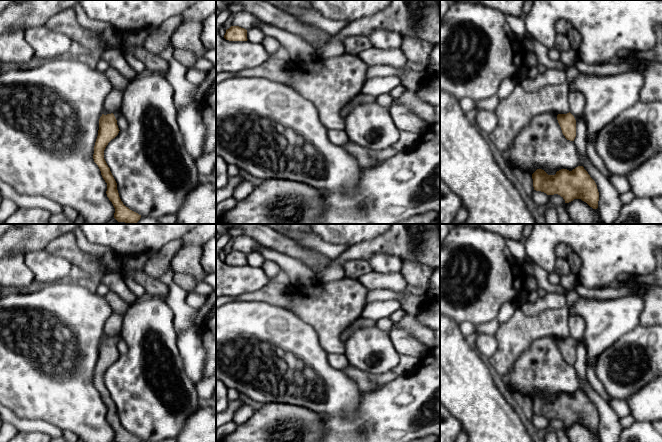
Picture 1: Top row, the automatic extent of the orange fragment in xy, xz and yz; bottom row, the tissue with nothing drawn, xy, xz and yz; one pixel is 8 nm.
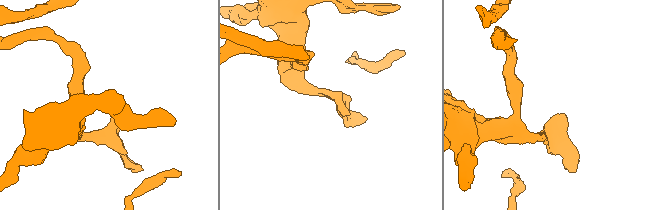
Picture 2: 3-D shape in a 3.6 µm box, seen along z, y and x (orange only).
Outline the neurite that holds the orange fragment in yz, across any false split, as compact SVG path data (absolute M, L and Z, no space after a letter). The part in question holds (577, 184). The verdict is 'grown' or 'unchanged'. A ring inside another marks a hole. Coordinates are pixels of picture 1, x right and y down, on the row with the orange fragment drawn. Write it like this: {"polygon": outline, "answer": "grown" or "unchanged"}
{"polygon": "M583 166L572 171L561 169L555 175L548 175L544 170L537 169L532 174L533 187L547 195L560 195L565 203L581 199L593 209L598 208L599 192L595 181Z", "answer": "unchanged"}

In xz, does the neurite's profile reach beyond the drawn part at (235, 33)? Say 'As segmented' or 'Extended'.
As segmented

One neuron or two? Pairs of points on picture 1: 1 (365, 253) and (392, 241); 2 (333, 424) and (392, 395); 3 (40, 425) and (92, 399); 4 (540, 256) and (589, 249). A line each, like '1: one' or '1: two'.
1: one
2: one
3: two
4: one

